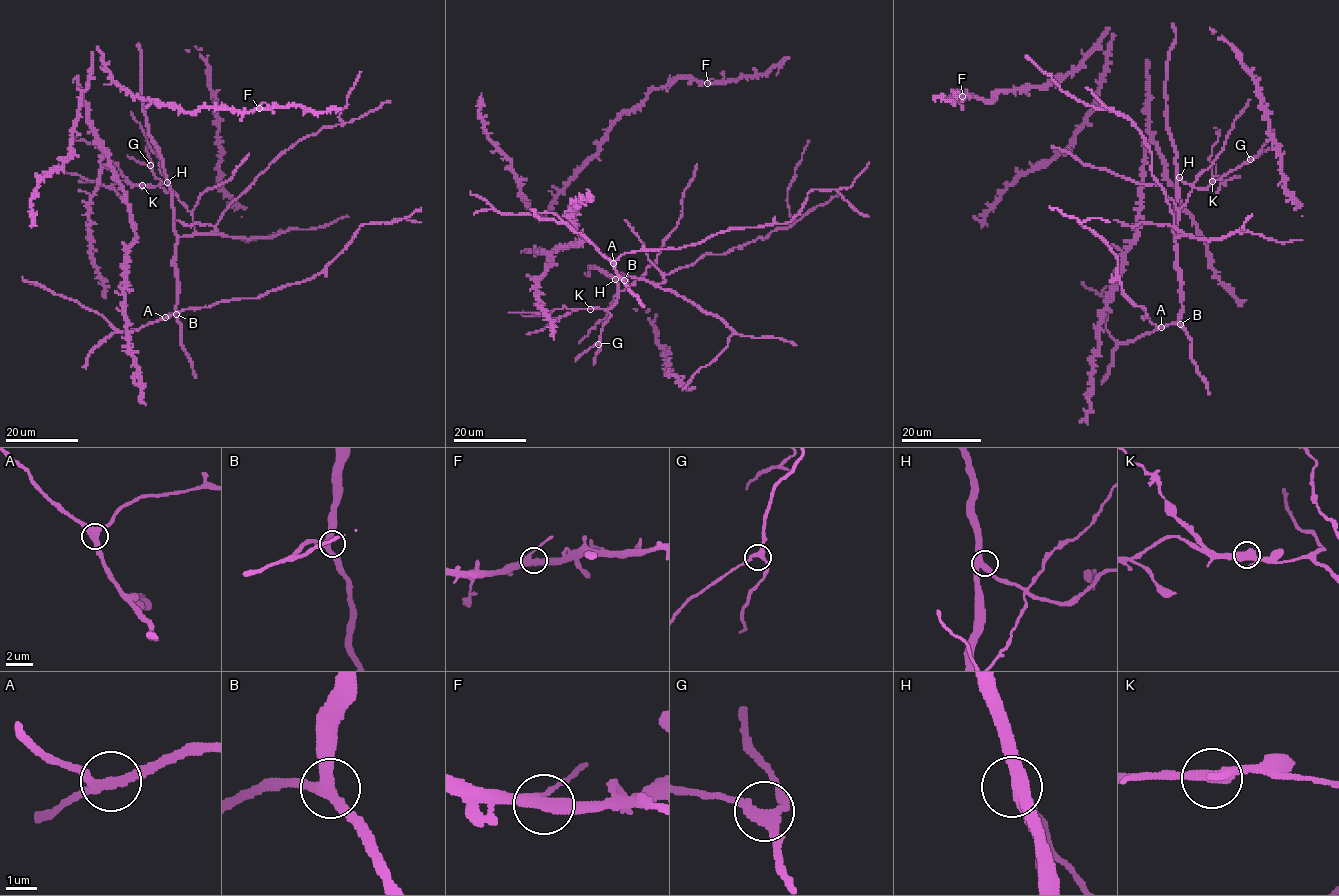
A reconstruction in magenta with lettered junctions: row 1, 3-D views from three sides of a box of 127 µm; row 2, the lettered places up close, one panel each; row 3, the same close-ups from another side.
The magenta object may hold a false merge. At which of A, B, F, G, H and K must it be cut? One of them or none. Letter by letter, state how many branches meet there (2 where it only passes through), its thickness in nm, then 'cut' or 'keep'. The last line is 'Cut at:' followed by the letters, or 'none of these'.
A: 3 | 360 nm | keep
B: 3 | 380 nm | keep
F: 3 | 340 nm | keep
G: 3 | 320 nm | keep
H: 3 | 380 nm | keep
K: 3 | 360 nm | cut
Cut at: K

